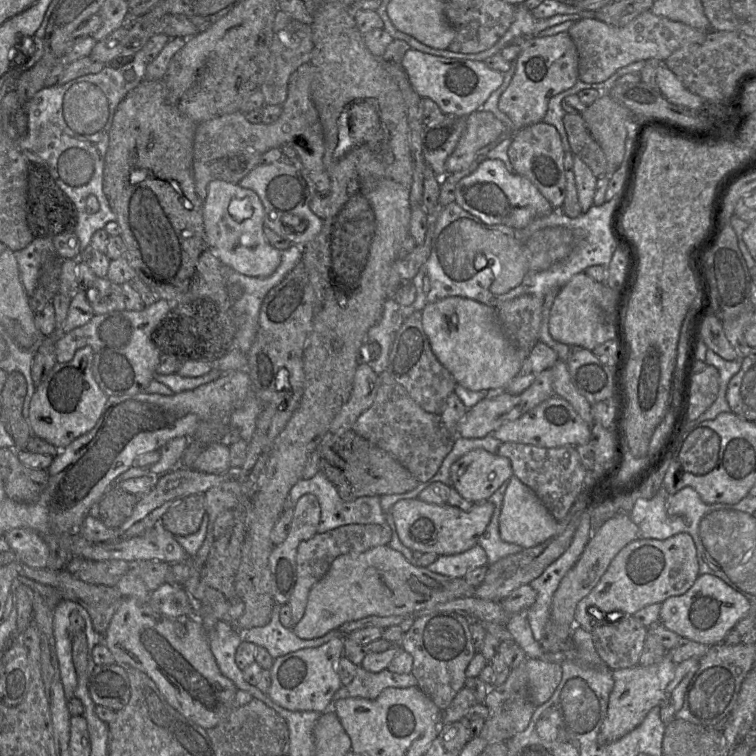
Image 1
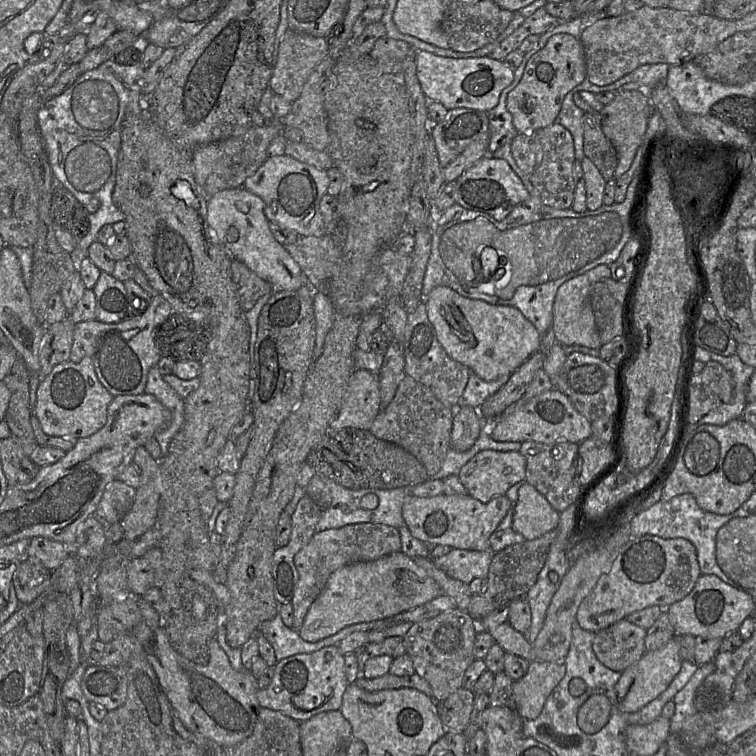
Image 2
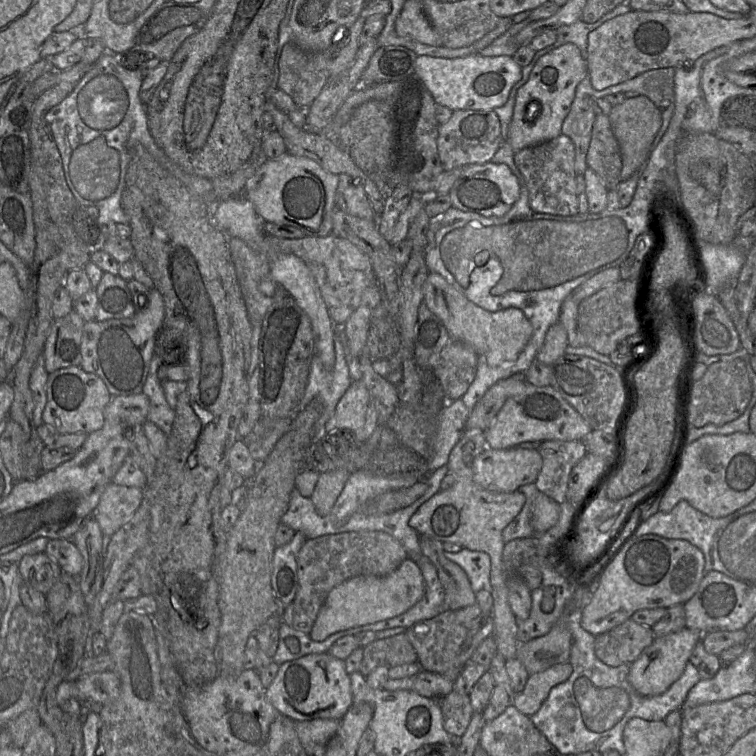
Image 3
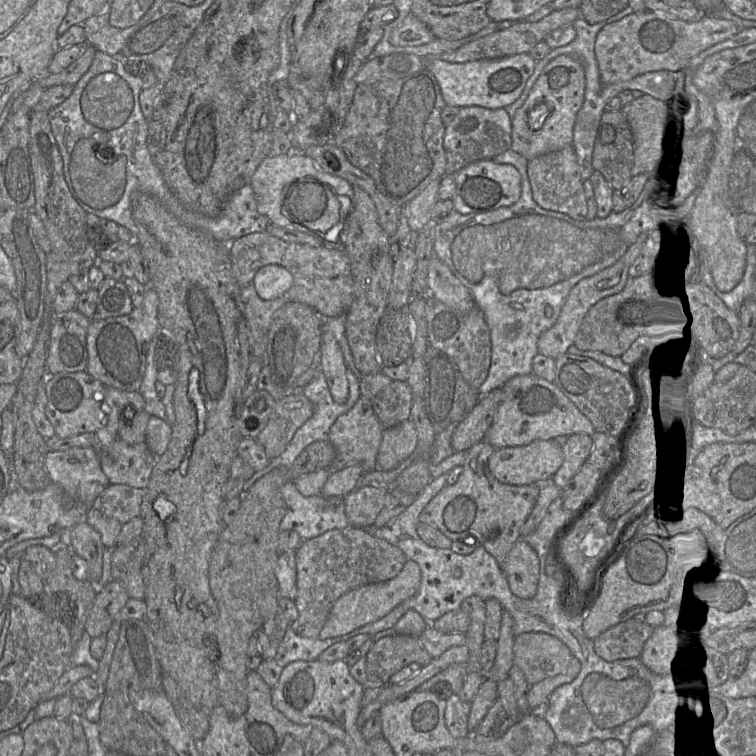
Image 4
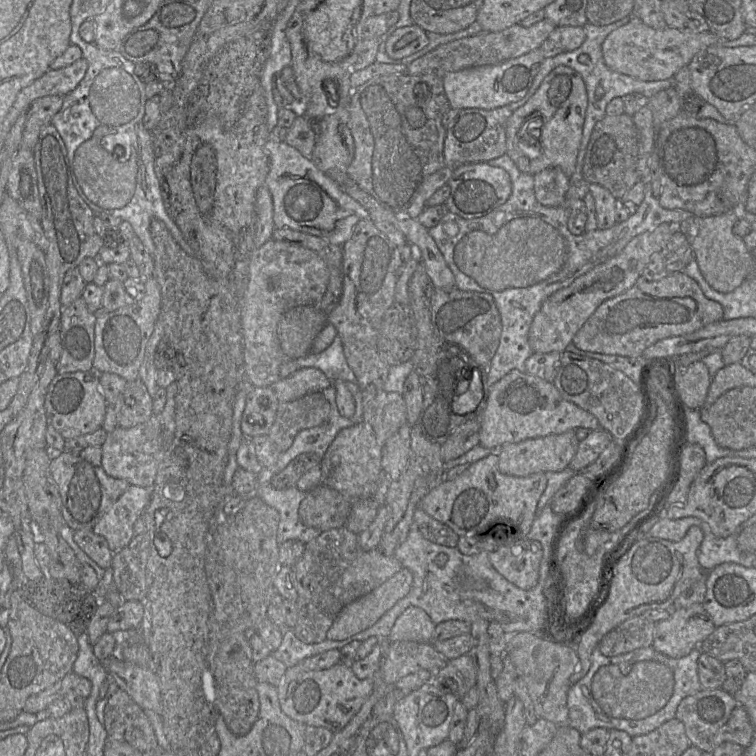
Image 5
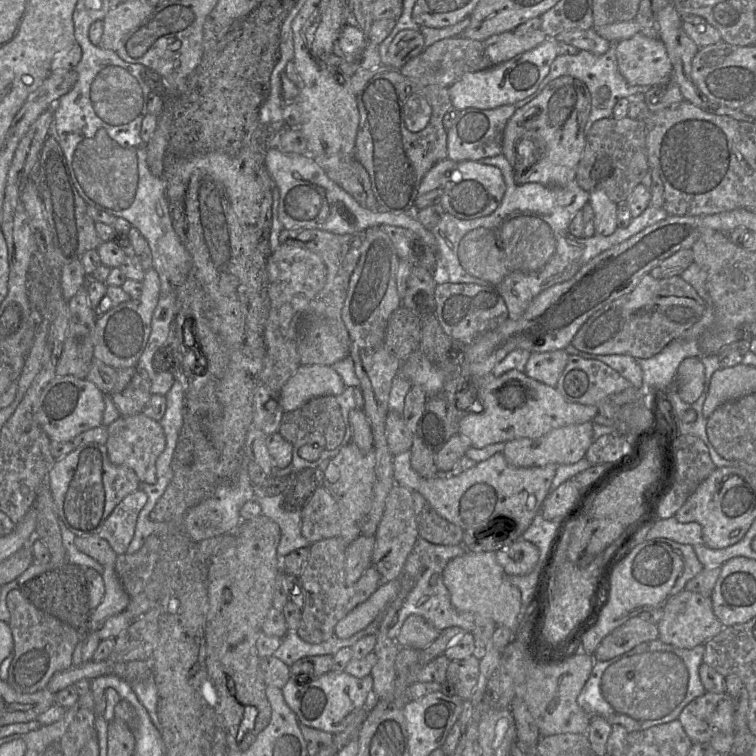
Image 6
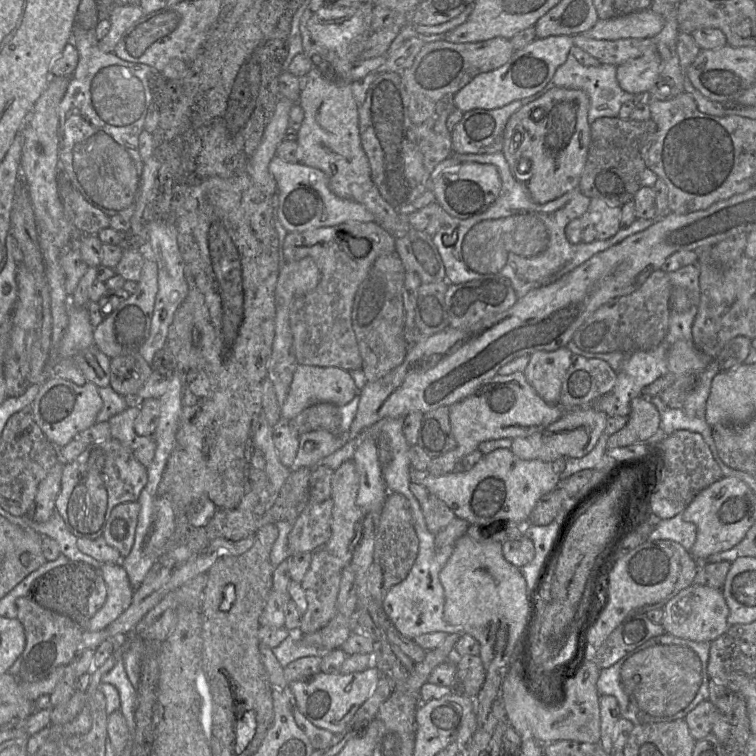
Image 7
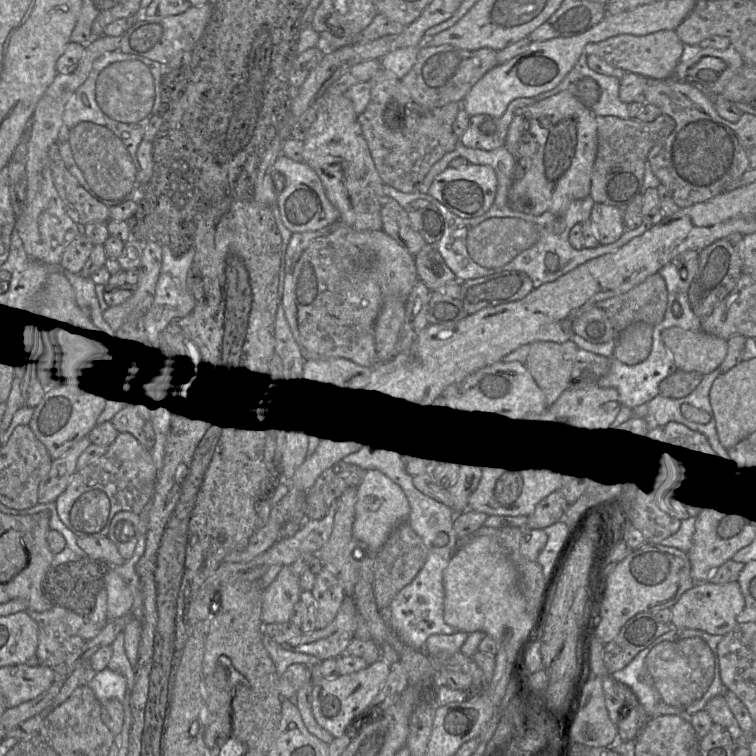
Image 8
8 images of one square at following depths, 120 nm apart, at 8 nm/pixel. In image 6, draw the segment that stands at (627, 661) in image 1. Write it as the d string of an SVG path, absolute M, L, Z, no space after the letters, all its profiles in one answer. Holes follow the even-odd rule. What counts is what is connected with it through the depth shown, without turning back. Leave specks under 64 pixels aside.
M634 616L603 638L593 656L595 660L607 661L634 647L658 639L657 624L640 616Z

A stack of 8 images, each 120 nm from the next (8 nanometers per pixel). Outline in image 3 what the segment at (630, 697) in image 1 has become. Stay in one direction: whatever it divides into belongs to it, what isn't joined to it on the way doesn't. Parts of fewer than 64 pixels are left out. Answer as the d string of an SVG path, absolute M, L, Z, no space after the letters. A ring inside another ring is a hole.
M689 628L655 638L641 655L630 664L629 682L642 696L664 693L683 673L689 657L703 633Z

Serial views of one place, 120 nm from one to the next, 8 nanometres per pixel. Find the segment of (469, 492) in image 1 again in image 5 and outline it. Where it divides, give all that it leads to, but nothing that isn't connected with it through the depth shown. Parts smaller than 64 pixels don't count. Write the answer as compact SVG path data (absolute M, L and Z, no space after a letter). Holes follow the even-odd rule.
M572 430L559 435L548 435L515 444L506 444L499 449L498 469L502 474L514 477L528 477L536 473L563 471L569 467L574 458L579 442L575 431Z

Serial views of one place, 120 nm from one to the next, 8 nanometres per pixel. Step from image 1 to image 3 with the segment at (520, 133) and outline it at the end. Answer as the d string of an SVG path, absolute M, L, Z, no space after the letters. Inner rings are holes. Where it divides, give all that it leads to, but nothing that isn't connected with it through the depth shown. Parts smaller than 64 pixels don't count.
M562 133L553 140L519 150L514 161L525 179L533 210L565 216L579 214L575 146L570 137Z

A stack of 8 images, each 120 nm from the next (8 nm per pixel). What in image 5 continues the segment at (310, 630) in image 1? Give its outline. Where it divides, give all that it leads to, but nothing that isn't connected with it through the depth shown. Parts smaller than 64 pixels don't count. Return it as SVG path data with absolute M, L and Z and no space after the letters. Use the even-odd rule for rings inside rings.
M402 568L368 594L346 605L327 632L327 639L341 641L371 627L409 593L412 584L411 571Z

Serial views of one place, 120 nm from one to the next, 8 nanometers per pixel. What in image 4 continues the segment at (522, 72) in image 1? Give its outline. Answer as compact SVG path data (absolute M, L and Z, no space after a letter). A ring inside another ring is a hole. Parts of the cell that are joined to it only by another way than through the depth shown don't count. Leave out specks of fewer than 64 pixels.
M562 54L551 60L535 82L526 101L512 116L511 150L529 161L572 145L573 129L577 113L584 102L585 86L585 69L578 58ZM540 104L545 104L547 111L537 124L533 124L536 128L531 128L528 113Z

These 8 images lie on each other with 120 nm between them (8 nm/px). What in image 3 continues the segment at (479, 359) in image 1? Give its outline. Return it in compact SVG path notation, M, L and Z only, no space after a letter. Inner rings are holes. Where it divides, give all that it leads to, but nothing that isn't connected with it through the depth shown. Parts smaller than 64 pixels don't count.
M437 273L428 275L424 285L424 303L454 338L473 348L490 367L517 360L533 334L532 324L522 310L513 307L496 312L485 310L471 302Z

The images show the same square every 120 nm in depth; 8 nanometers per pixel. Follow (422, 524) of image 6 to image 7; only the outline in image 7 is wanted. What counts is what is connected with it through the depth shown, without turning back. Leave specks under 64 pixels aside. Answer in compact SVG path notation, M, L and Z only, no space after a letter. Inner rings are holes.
M411 482L410 489L421 506L428 530L434 535L456 518L446 503L425 486Z

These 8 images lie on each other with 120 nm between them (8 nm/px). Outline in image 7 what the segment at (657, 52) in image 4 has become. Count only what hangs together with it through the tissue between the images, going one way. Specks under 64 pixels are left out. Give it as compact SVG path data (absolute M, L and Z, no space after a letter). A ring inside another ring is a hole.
M636 58L617 66L616 77L620 87L633 95L649 93L661 70L661 59Z

